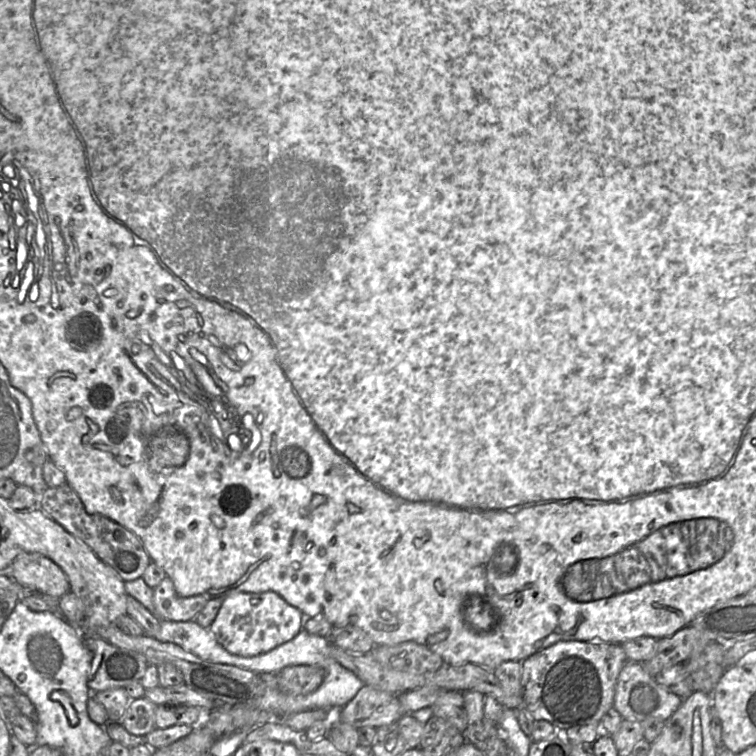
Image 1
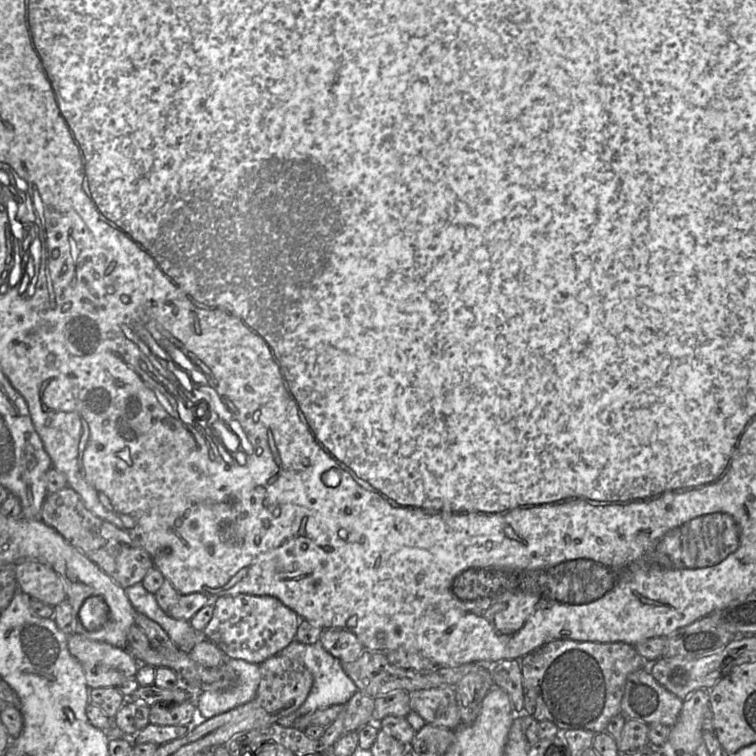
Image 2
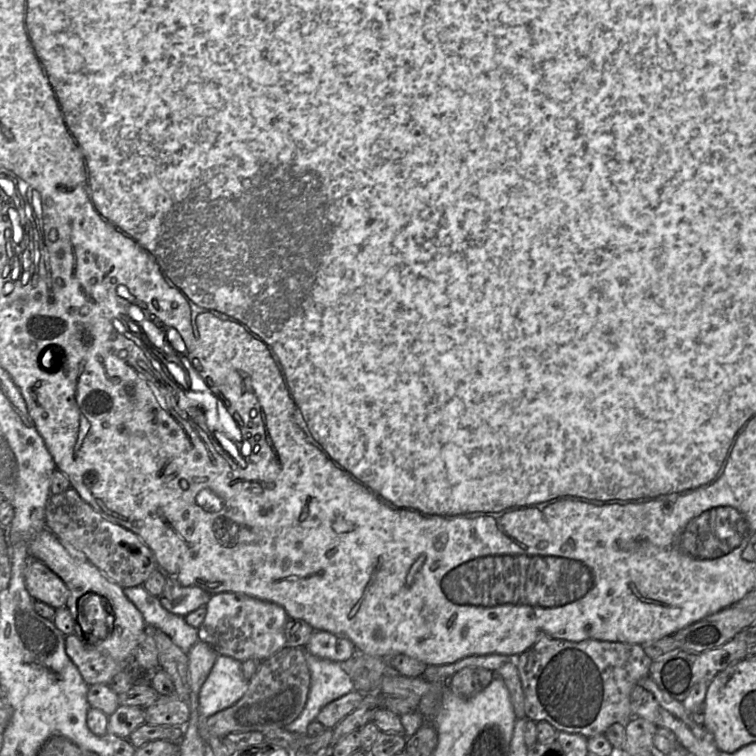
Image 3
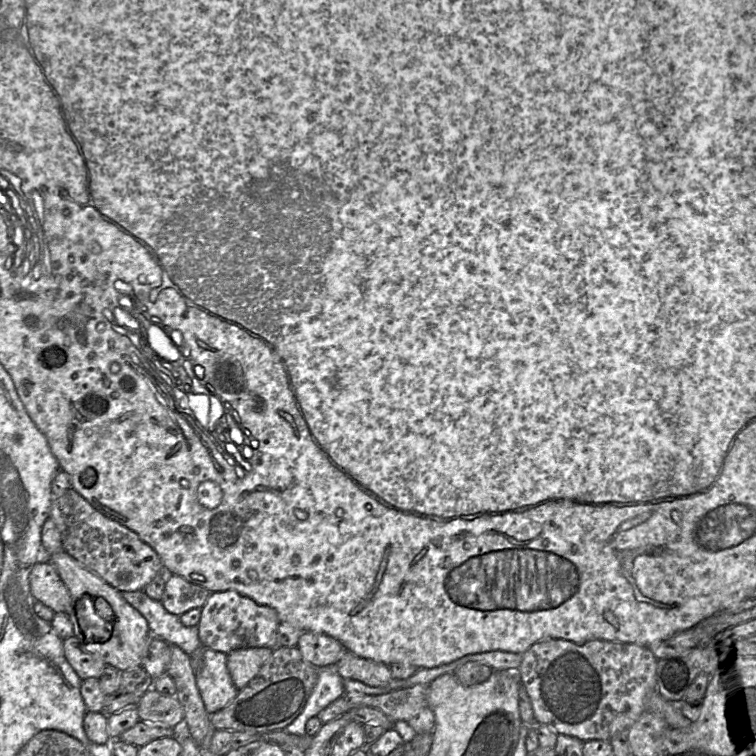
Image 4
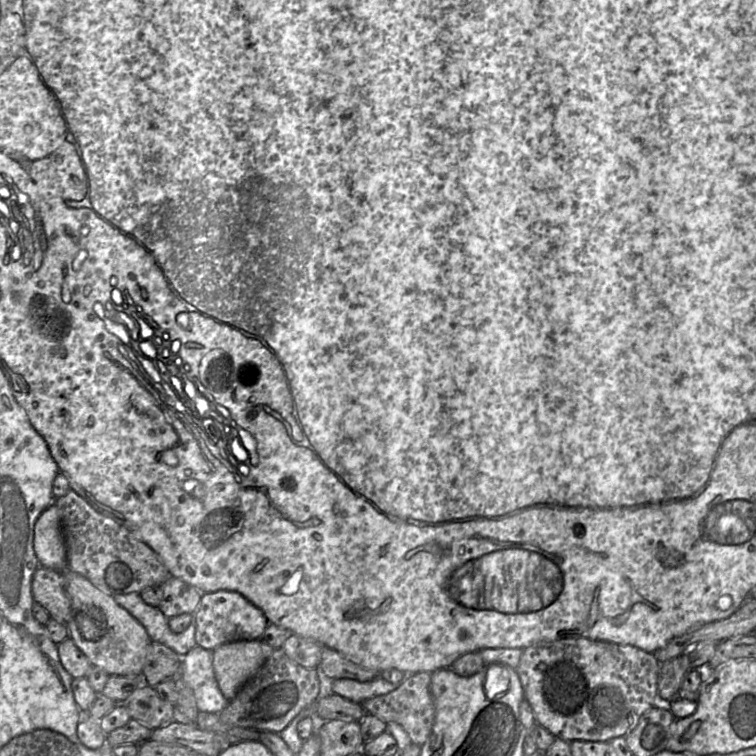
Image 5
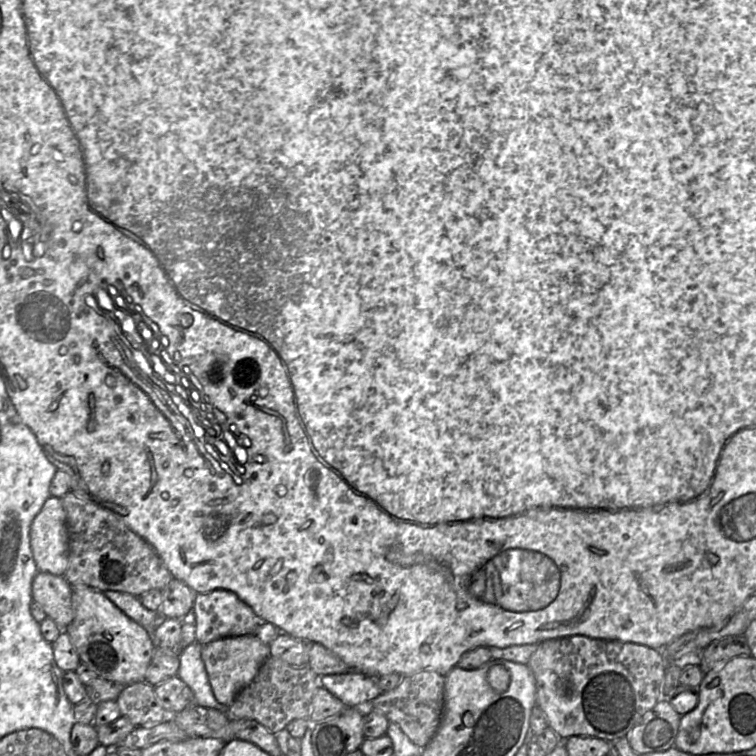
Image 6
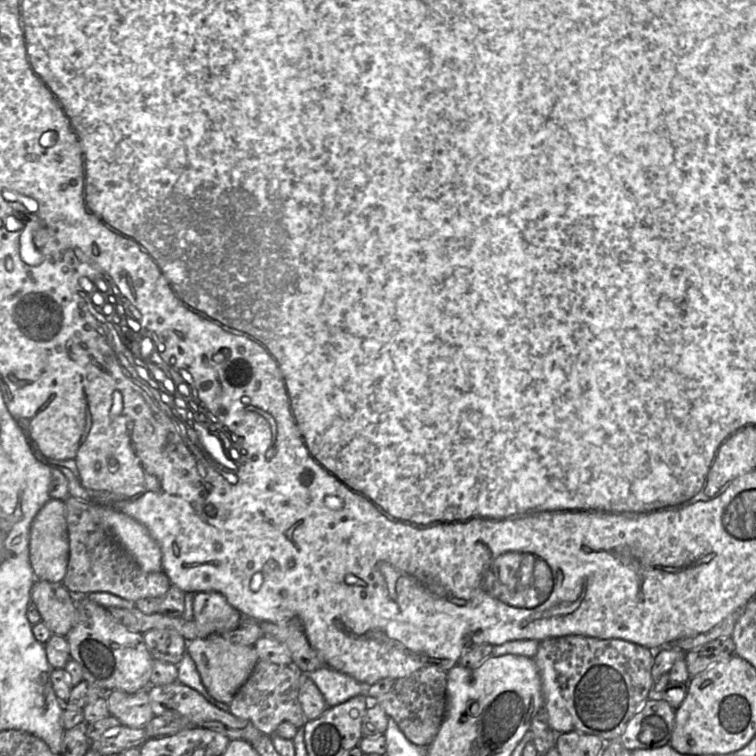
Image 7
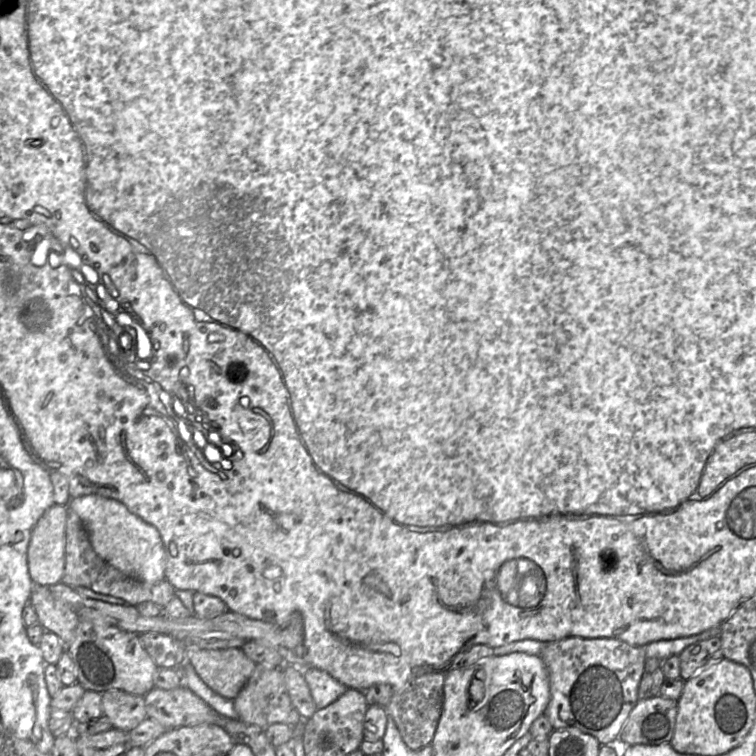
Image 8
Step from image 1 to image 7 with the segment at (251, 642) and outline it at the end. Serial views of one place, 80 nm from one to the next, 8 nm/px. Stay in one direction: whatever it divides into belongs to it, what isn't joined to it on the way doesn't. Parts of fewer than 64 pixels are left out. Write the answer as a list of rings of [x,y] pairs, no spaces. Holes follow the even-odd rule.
[[[197,592],[193,595],[194,620],[201,638],[223,634],[240,626],[241,612],[219,592]]]

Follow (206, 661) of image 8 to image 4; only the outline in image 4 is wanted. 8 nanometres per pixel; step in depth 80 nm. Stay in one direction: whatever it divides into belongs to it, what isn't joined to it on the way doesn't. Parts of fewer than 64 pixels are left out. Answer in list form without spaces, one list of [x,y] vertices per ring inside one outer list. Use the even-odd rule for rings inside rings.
[[[251,647],[234,650],[227,654],[227,669],[238,690],[244,688],[257,674],[273,652],[270,647]]]

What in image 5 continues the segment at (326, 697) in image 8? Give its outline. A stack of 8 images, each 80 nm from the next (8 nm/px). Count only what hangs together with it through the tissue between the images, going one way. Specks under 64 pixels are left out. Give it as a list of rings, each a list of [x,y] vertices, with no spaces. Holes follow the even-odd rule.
[[[380,677],[367,682],[348,678],[331,680],[331,689],[334,694],[356,703],[362,703],[367,699],[387,694],[395,690],[398,686],[399,684],[390,683]]]

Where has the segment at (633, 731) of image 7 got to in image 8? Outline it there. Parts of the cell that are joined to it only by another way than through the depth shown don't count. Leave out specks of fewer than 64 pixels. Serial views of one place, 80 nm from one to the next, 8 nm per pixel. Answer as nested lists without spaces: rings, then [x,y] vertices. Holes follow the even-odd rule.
[[[662,696],[641,699],[631,710],[619,738],[626,745],[660,745],[673,737],[677,702]]]

